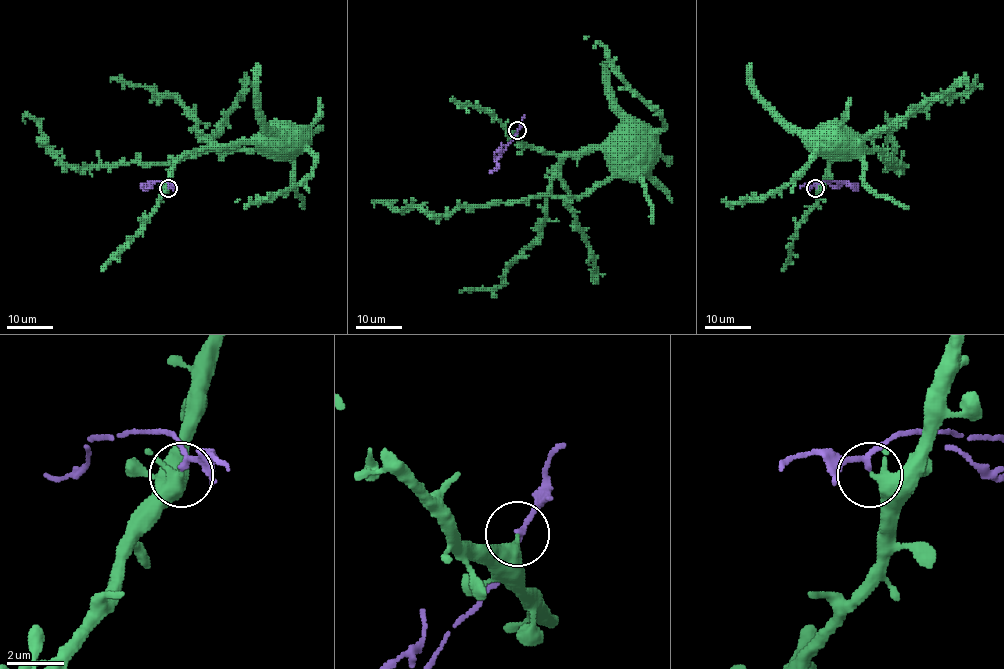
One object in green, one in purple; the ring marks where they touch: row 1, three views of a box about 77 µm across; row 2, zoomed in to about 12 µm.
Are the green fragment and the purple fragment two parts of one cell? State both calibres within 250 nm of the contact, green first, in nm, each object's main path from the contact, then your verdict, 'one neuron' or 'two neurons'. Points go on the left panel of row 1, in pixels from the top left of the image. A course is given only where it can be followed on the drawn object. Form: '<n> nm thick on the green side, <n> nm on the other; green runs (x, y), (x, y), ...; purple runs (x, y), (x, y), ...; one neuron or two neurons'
320 nm thick on the green side, 160 nm on the other; green runs (168, 187), (185, 155), (263, 148), (72, 167), (31, 118), (26, 123); purple runs (168, 187), (165, 180), (148, 181), (144, 186), (149, 188), (153, 183); two neurons

